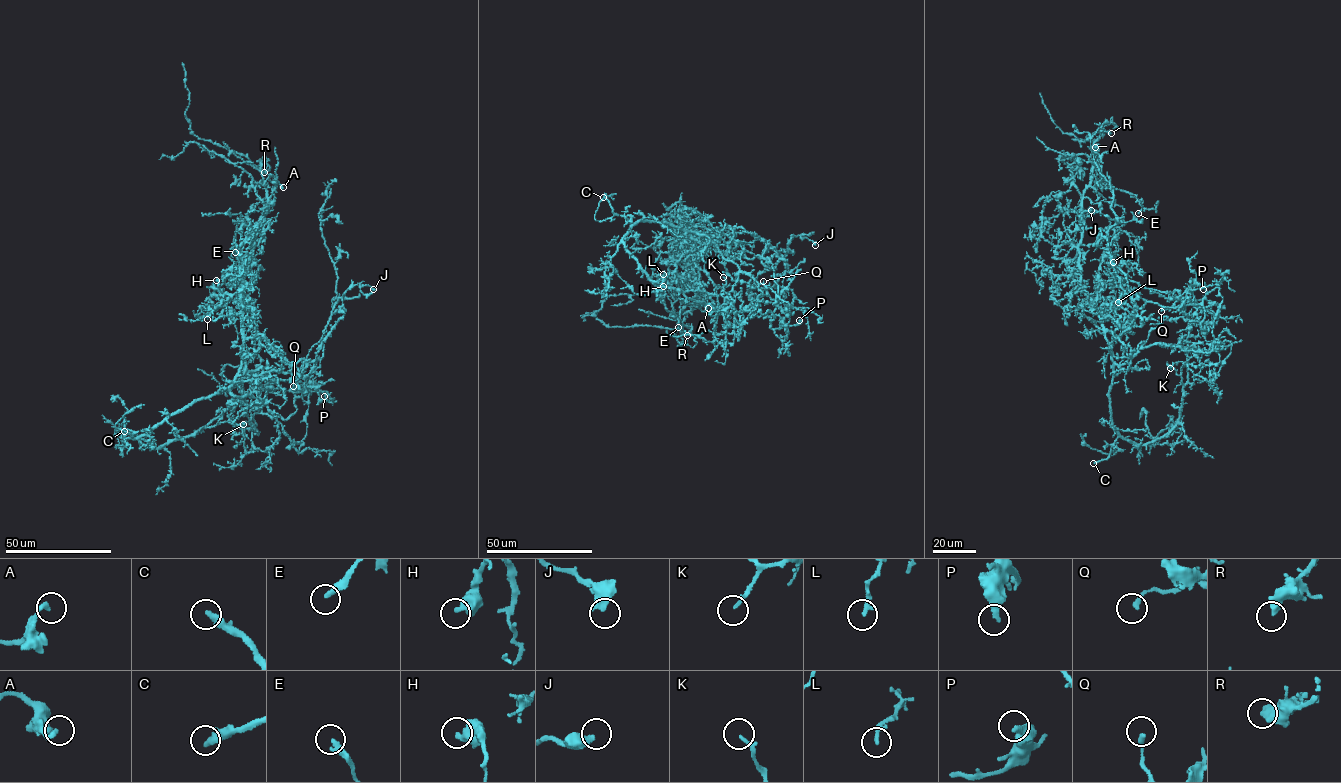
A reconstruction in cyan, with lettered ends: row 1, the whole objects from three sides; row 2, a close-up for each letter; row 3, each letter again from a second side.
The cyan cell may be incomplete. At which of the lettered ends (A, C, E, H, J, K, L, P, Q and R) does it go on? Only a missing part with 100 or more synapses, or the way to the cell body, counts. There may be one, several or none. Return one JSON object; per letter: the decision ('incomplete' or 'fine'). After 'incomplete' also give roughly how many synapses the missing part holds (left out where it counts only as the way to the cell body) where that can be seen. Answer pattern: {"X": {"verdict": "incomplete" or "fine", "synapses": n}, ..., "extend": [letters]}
{"A": {"verdict": "fine"}, "C": {"verdict": "incomplete"}, "E": {"verdict": "fine"}, "H": {"verdict": "fine"}, "J": {"verdict": "fine"}, "K": {"verdict": "fine"}, "L": {"verdict": "fine"}, "P": {"verdict": "fine"}, "Q": {"verdict": "fine"}, "R": {"verdict": "fine"}, "extend": ["C"]}

